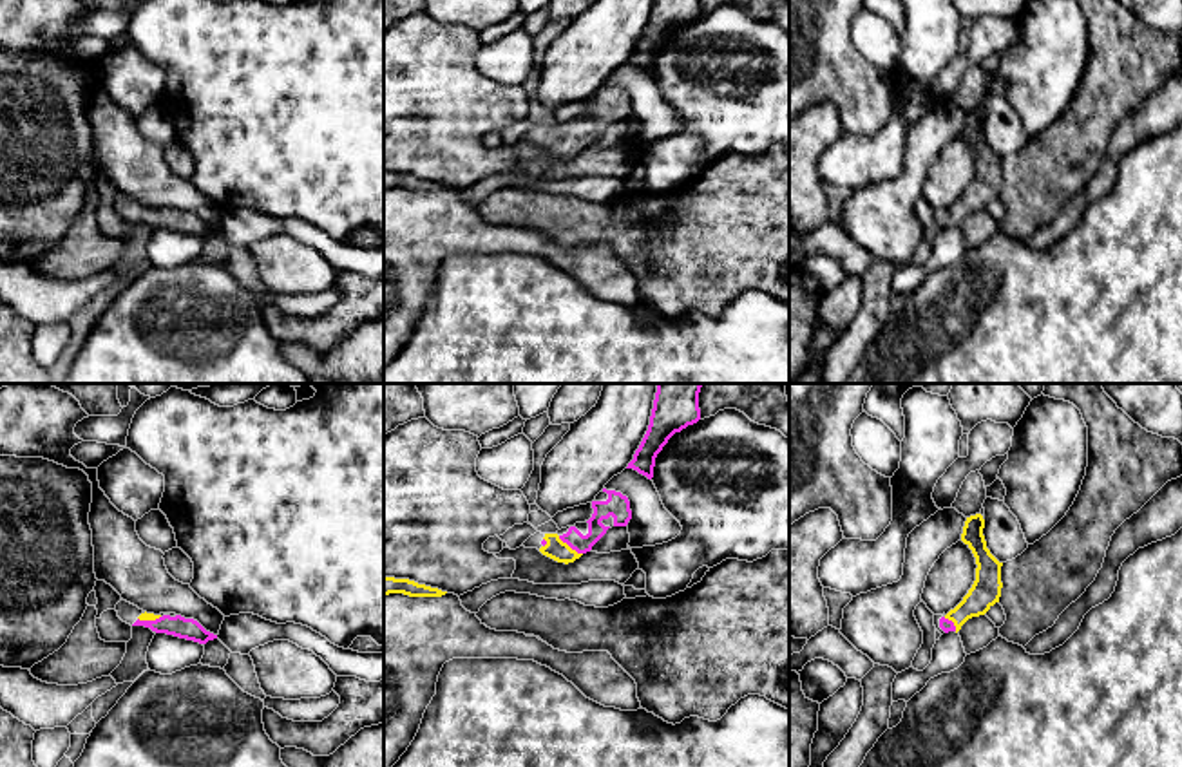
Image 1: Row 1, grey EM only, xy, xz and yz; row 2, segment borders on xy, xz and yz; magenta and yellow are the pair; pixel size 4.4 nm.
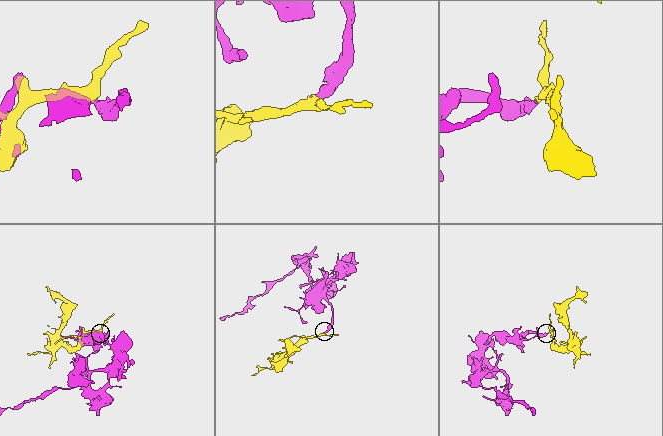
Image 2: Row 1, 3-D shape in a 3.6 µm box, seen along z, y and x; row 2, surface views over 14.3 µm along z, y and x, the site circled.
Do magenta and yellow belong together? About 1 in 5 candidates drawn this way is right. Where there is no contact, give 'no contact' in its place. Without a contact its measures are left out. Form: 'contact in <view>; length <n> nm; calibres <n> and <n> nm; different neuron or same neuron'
contact in xz; length 140 nm; calibres 80 and 90 nm; same neuron

